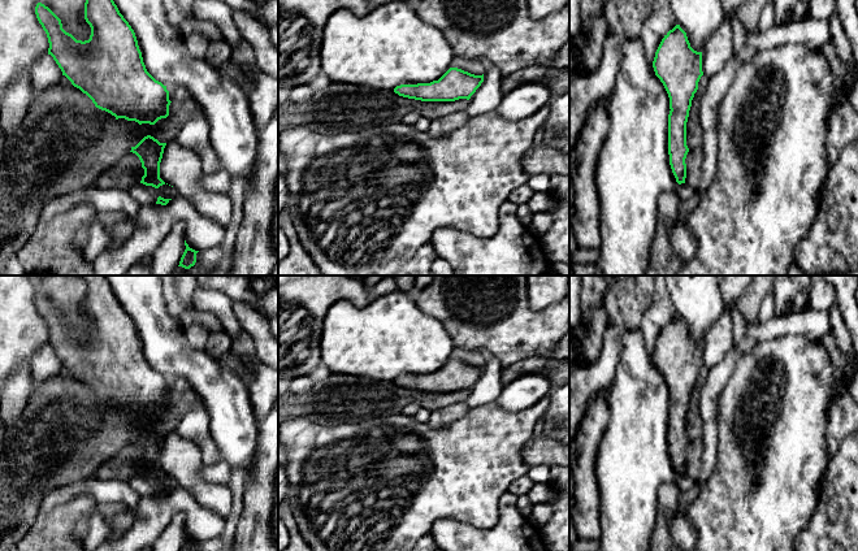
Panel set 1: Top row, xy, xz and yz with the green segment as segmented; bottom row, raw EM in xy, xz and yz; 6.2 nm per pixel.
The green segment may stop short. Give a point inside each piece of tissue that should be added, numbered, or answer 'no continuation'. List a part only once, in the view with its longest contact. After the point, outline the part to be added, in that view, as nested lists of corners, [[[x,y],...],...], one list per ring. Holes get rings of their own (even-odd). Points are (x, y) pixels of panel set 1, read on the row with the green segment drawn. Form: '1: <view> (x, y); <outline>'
no continuation

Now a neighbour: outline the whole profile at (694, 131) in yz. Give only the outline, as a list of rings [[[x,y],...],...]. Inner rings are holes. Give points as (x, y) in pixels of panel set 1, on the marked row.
[[[702,75],[698,82],[698,90],[694,94],[692,100],[692,107],[689,110],[689,117],[686,122],[686,146],[689,149],[701,148],[702,147],[702,125],[699,121],[699,105],[701,100],[706,92],[706,87],[708,84],[710,78]]]

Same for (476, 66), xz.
[[[459,56],[451,60],[450,68],[458,68],[474,75],[482,75],[486,71],[482,58],[464,58]]]

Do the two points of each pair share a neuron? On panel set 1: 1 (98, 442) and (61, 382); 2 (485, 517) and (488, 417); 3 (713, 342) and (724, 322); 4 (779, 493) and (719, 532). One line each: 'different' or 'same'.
1: same
2: same
3: same
4: same

